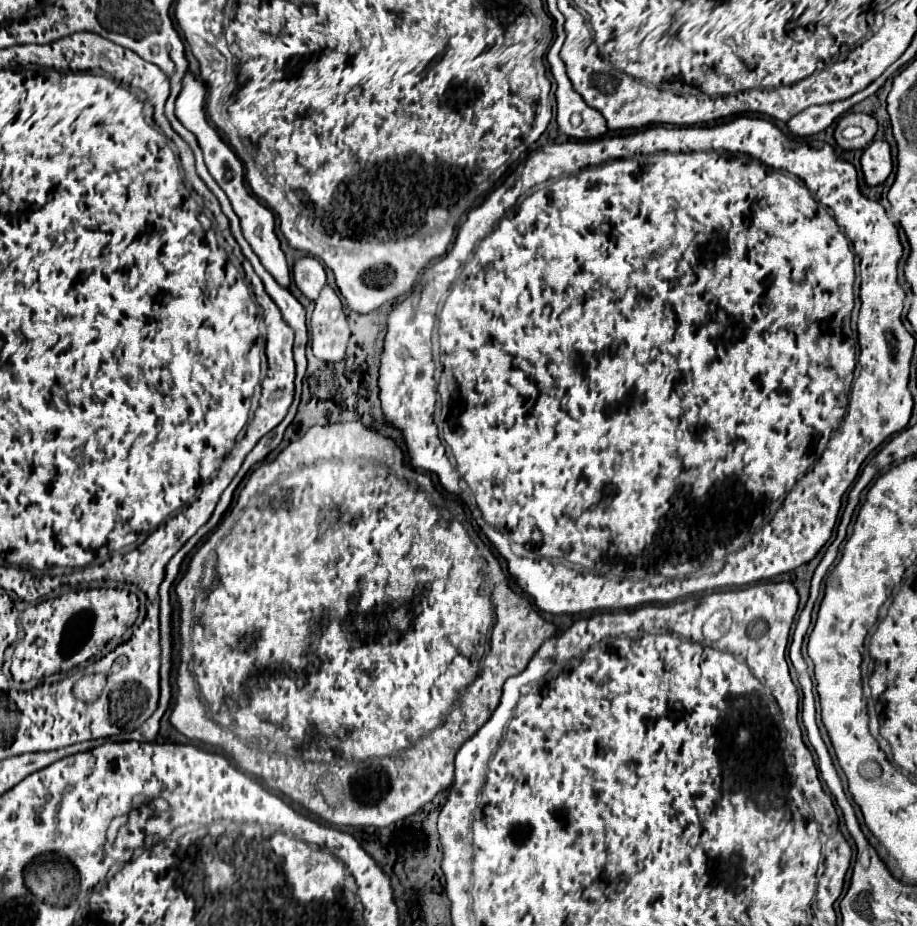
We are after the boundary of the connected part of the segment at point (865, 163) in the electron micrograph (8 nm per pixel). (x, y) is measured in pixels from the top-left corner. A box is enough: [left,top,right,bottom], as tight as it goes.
[861,140,893,186]

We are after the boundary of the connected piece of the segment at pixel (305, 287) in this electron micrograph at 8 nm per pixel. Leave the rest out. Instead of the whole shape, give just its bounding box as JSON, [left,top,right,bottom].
[293,256,325,300]

